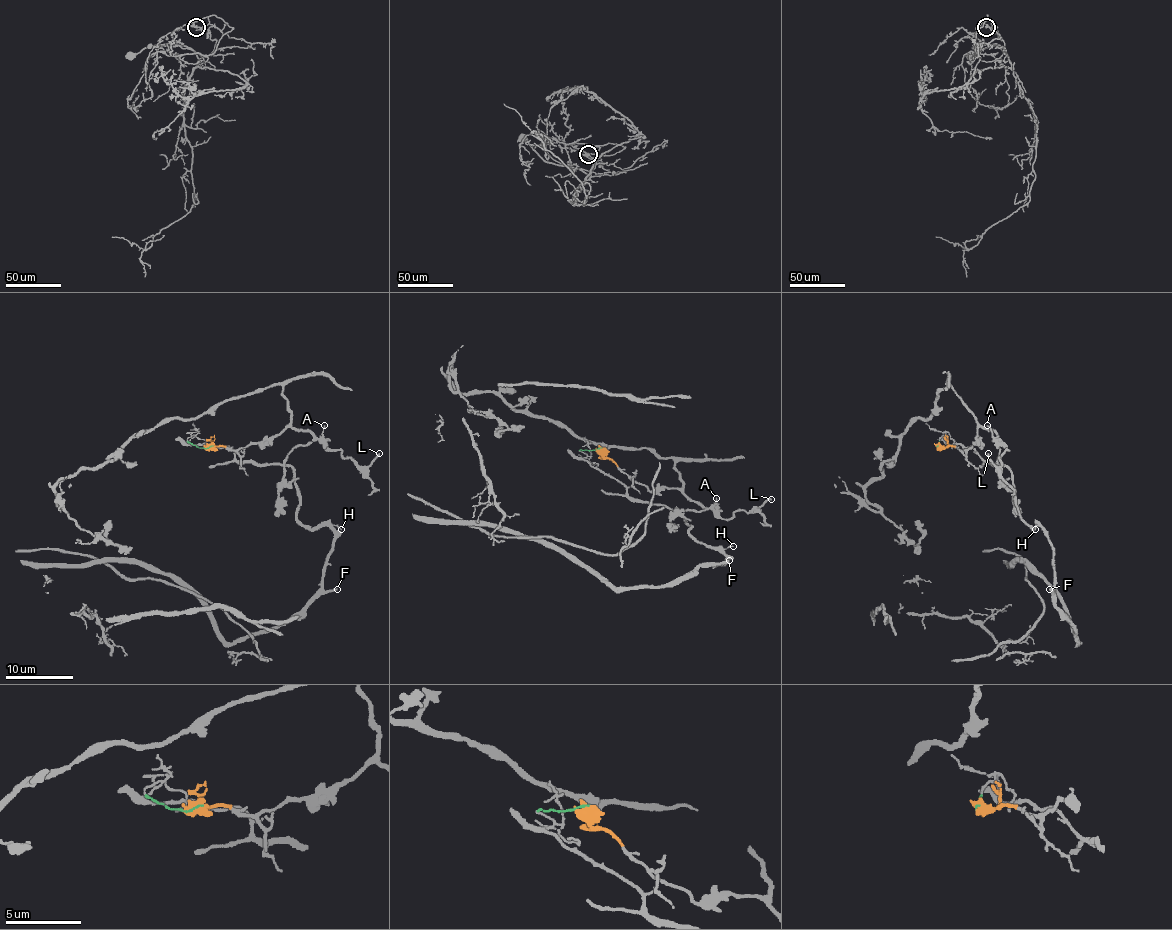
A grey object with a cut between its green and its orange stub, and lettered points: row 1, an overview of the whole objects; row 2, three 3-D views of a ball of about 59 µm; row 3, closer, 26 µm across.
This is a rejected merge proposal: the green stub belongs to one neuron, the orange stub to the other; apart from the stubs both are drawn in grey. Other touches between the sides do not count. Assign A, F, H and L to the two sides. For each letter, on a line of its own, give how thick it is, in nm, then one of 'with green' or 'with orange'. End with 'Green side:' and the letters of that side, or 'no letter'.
A: 120 nm | with orange
F: 280 nm | with green
H: 120 nm | with green
L: 190 nm | with orange
Green side: F, H

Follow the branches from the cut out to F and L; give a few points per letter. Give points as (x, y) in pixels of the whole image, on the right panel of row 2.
F: (937, 447), (949, 435), (1006, 467), (1020, 518), (1030, 528), (1039, 525), (1052, 547), (1049, 589)
L: (937, 447), (966, 450), (978, 444), (979, 427), (991, 430), (1008, 449), (1000, 466), (988, 454)

